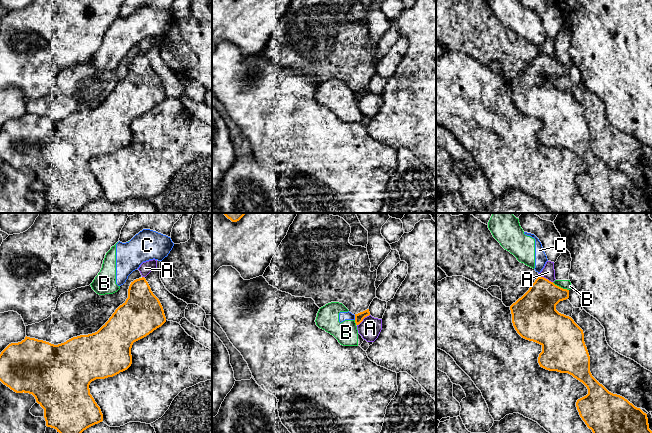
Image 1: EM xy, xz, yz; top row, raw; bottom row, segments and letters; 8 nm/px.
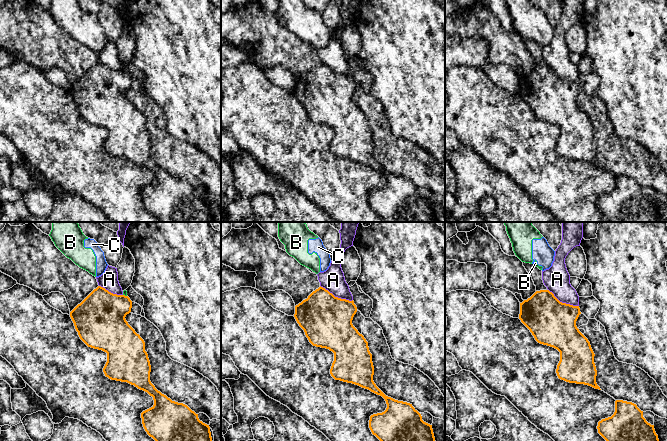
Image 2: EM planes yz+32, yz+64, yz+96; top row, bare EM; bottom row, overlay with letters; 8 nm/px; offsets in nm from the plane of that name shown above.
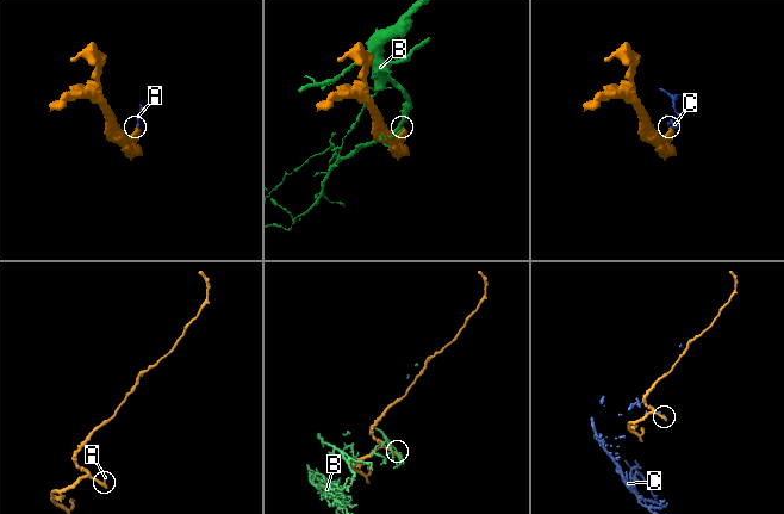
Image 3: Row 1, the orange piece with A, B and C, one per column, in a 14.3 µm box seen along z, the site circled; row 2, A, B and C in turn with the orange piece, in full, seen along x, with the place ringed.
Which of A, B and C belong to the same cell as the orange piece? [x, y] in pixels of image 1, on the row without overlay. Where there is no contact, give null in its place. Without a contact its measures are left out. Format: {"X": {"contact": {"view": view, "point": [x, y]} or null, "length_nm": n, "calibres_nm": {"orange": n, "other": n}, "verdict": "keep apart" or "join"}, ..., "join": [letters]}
{"A": {"contact": {"view": "xz", "point": [363, 94]}, "length_nm": 140, "calibres_nm": {"orange": 70, "other": 170}, "verdict": "keep apart"}, "B": {"contact": {"view": "yz", "point": [560, 63]}, "length_nm": 150, "calibres_nm": {"orange": 300, "other": 80}, "verdict": "keep apart"}, "C": {"contact": {"view": "xz", "point": [355, 93]}, "length_nm": 40, "calibres_nm": {"orange": 70, "other": 70}, "verdict": "keep apart"}, "join": []}

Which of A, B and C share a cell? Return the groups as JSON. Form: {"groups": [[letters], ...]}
{"groups": [["A"], ["B", "C"]]}

